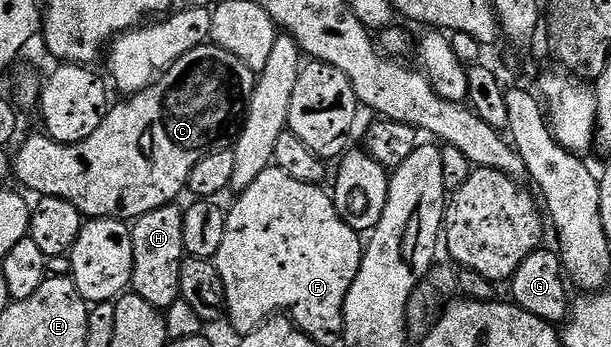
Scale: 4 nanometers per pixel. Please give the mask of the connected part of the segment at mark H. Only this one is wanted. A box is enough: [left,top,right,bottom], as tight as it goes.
[131,204,185,312]

